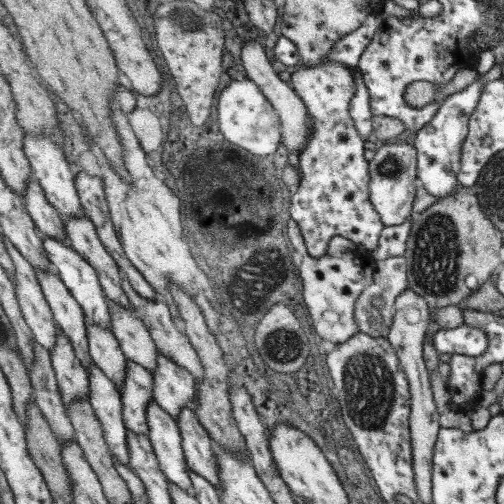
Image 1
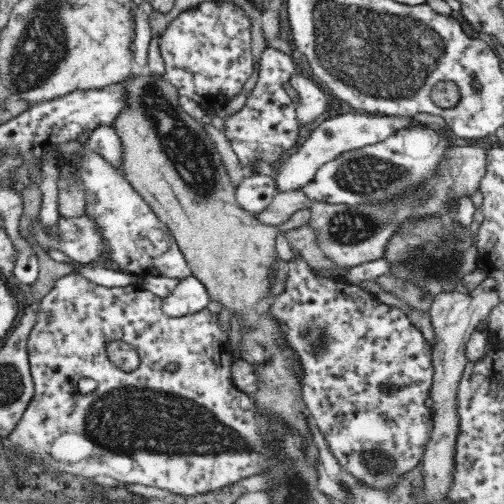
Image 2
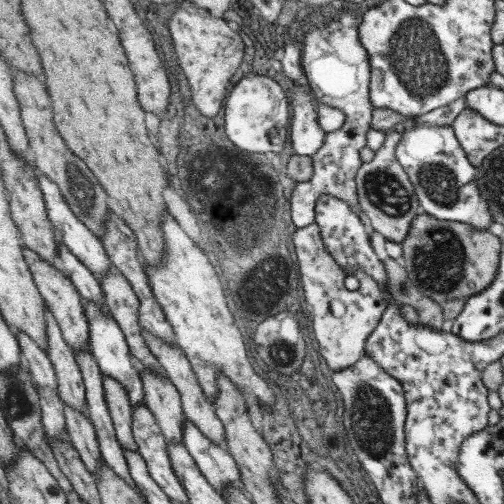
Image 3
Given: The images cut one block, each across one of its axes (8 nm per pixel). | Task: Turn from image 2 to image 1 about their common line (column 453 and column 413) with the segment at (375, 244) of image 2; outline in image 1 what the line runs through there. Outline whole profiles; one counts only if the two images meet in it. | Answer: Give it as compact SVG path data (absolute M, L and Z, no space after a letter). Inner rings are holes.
M379 144L375 156L367 164L367 188L369 202L373 210L379 214L383 226L399 226L405 224L411 212L411 204L415 198L415 180L417 180L417 152L409 144Z

